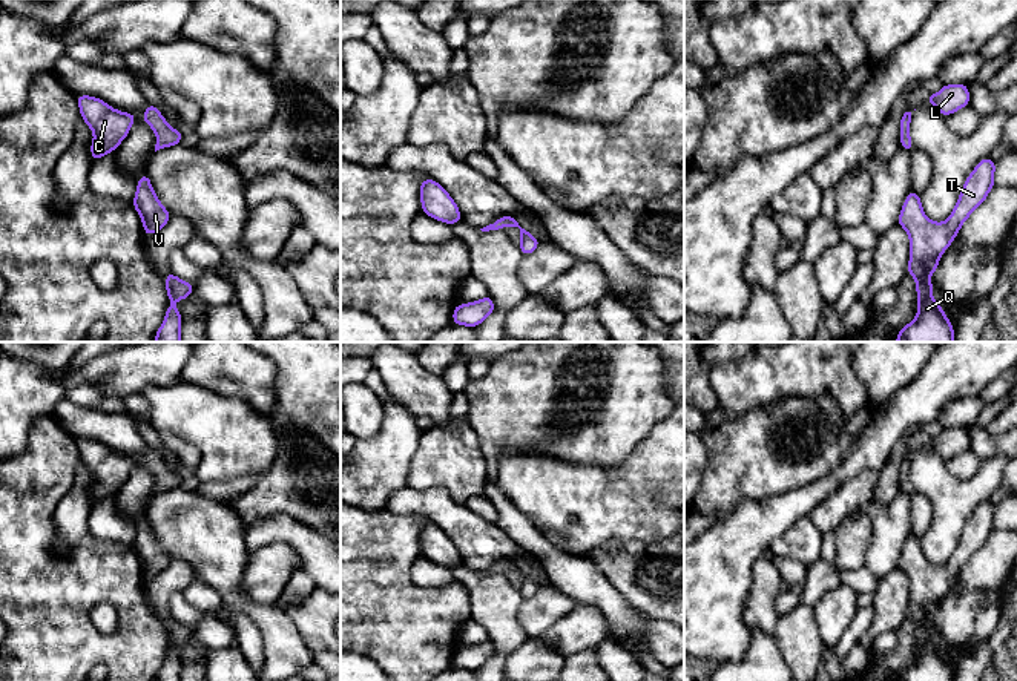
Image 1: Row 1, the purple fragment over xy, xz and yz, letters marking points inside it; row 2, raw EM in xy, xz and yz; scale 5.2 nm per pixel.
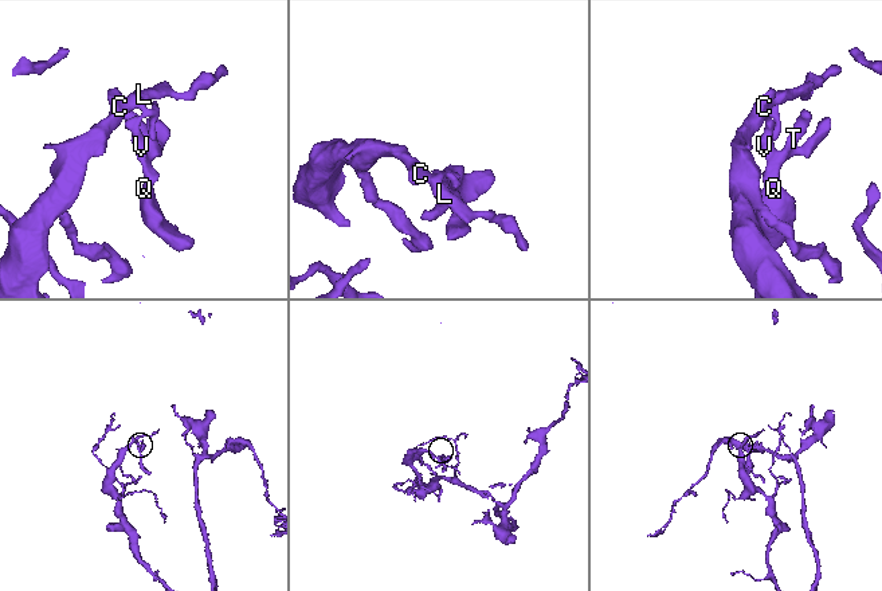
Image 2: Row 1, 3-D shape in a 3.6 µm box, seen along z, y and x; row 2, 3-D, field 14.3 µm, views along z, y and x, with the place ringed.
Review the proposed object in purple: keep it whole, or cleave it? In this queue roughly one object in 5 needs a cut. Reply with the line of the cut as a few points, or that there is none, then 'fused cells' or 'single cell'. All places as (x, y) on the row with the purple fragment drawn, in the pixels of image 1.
cut none; single cell

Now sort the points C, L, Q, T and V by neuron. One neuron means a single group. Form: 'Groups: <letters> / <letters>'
Groups: C L Q T V

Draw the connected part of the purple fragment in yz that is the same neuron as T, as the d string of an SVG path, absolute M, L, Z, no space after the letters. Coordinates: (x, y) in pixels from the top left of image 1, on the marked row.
M991 156L976 164L974 170L962 186L957 204L945 222L934 222L926 218L922 209L920 195L913 189L905 198L897 224L910 238L910 261L907 273L916 279L919 301L916 317L900 328L896 342L954 342L954 328L943 308L933 299L933 282L930 281L930 276L936 273L940 256L953 244L963 222L988 198L989 190L996 186L994 172L996 161L992 161Z

